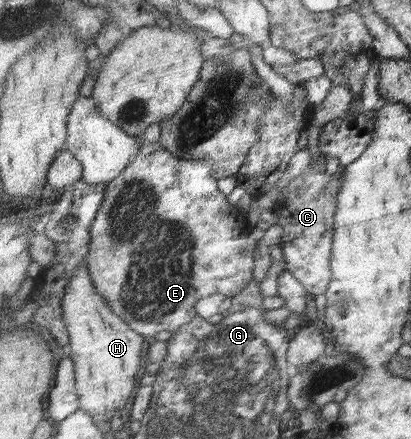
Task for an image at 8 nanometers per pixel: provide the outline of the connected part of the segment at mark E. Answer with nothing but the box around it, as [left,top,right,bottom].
[88,136,257,342]

